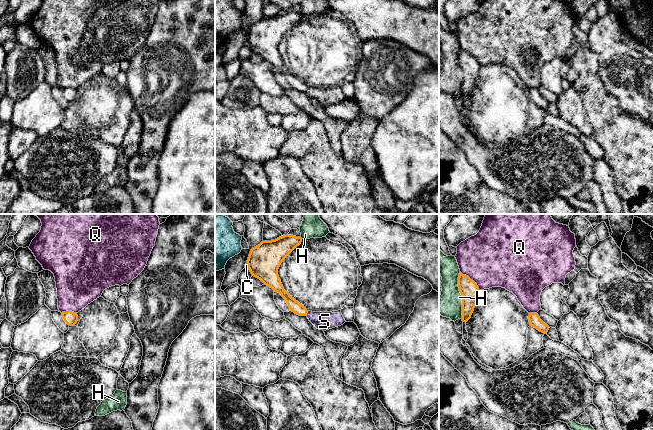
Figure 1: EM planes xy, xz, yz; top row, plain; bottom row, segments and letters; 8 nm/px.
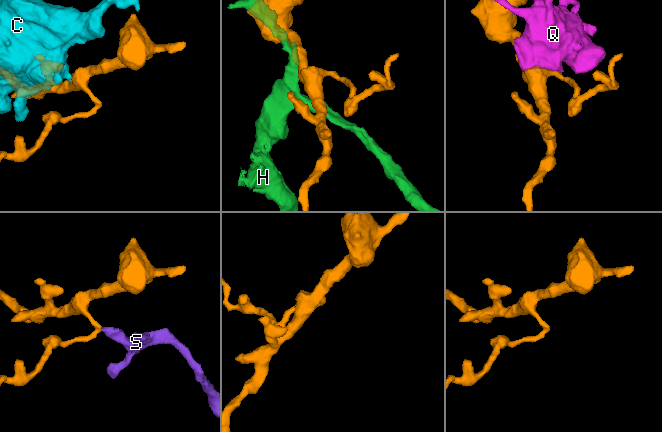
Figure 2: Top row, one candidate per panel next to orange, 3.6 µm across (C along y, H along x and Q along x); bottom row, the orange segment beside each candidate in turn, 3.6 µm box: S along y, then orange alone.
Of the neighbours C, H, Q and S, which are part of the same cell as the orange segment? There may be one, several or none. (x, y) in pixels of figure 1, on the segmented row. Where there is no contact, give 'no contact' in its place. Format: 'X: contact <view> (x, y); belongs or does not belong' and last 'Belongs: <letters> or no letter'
C: contact xz (248, 265); does not belong
H: contact yz (461, 294); does not belong
Q: contact yz (470, 279); does not belong
S: contact xz (307, 312); does not belong
Belongs: no letter

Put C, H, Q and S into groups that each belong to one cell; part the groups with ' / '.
C / H / Q S

